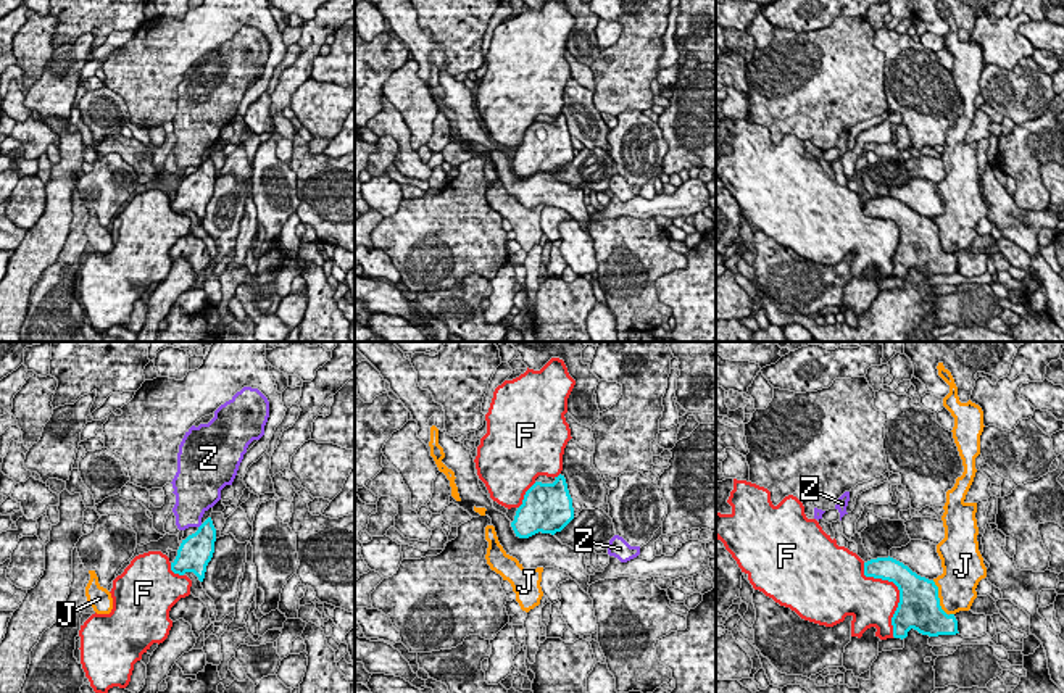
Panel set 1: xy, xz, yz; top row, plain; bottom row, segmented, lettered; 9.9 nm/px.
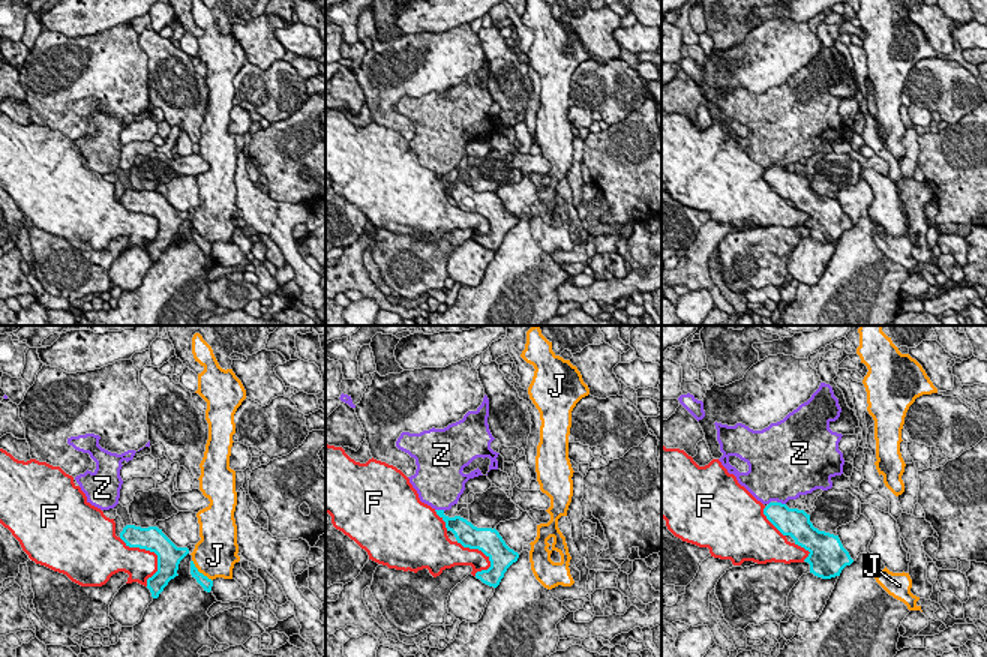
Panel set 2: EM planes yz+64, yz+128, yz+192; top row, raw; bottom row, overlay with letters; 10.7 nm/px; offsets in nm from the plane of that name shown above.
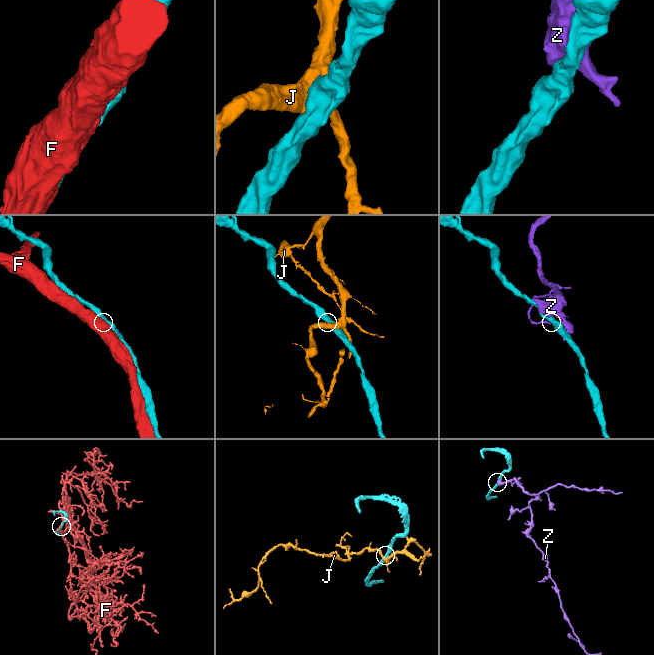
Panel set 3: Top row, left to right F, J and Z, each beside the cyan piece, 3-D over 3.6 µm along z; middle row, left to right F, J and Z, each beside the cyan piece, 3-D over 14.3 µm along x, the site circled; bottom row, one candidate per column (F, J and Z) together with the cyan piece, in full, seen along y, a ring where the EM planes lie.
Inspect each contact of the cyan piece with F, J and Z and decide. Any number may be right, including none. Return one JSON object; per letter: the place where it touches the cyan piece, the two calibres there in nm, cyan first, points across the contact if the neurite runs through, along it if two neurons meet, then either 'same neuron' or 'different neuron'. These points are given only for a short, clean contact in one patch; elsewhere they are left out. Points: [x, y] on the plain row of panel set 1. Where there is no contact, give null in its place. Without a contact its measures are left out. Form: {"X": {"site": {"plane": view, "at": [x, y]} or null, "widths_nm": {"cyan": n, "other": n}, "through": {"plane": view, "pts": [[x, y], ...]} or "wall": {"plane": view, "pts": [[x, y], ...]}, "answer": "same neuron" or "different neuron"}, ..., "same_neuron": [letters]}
{"F": {"site": {"plane": "yz", "at": [898, 228]}, "widths_nm": {"cyan": 400, "other": 420}, "answer": "same neuron"}, "J": {"site": {"plane": "yz", "at": [939, 237]}, "widths_nm": {"cyan": 420, "other": 380}, "answer": "different neuron"}, "Z": {"site": {"plane": "xy", "at": [200, 165]}, "widths_nm": {"cyan": 320, "other": 320}, "answer": "different neuron"}, "same_neuron": ["F"]}

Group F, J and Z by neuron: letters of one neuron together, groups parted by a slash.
F / J / Z

